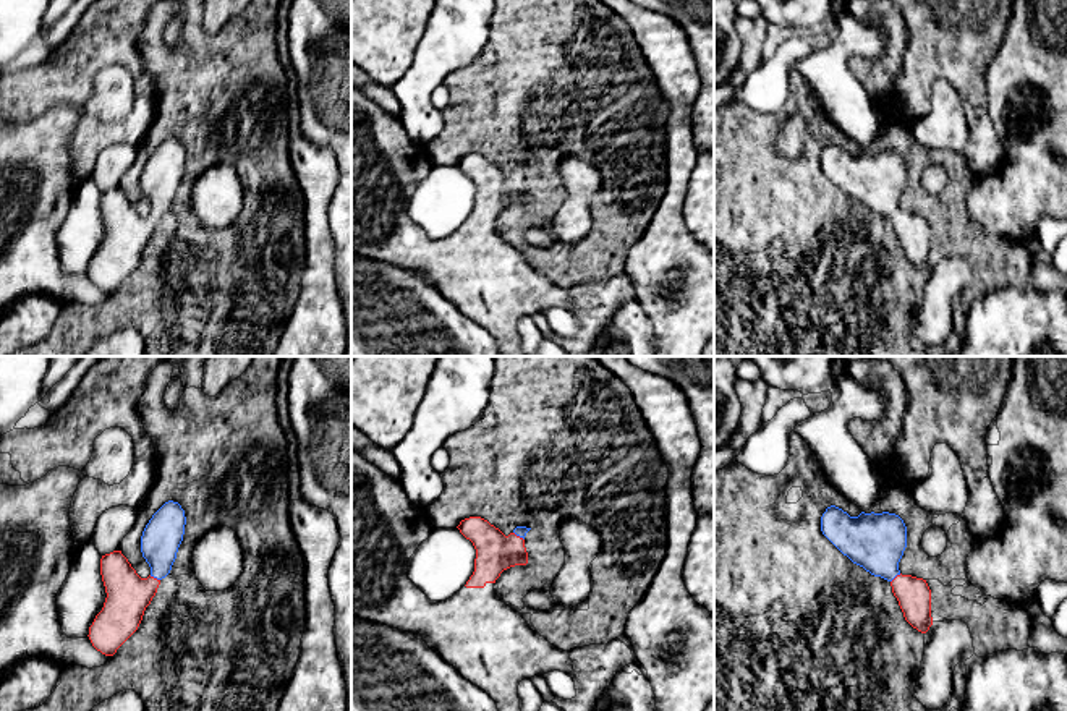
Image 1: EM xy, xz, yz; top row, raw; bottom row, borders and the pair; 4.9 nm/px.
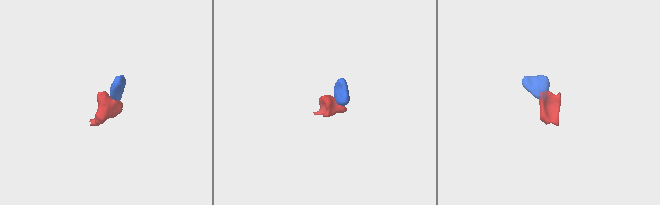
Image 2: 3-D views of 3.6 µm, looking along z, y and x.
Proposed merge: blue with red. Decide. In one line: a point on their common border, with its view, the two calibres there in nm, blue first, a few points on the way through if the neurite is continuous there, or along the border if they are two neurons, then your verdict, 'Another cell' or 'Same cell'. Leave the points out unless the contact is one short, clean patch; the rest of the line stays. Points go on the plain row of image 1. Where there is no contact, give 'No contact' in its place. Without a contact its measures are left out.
Touches blue at xy (154, 214). Thickness 190 nm (blue) against 220 nm. Path across: xy (162, 174), (161, 204), (154, 214), (140, 229), (128, 232). Same cell

